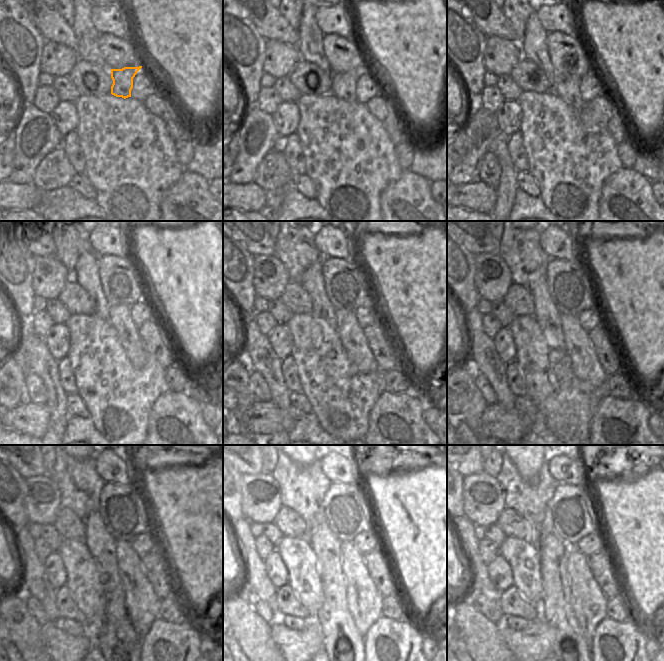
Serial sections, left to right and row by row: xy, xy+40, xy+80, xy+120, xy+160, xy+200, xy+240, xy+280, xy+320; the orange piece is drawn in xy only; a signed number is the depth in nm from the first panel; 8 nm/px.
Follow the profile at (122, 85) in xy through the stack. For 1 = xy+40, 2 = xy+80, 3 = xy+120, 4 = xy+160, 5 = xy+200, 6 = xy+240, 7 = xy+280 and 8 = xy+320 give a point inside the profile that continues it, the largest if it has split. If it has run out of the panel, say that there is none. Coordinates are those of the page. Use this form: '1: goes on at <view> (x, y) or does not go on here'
1: goes on at xy+40 (343, 86)
2: goes on at xy+80 (567, 88)
3: goes on at xy+120 (131, 341)
4: goes on at xy+160 (353, 340)
5: goes on at xy+200 (586, 366)
6: goes on at xy+240 (142, 604)
7: goes on at xy+280 (365, 602)
8: goes on at xy+320 (588, 601)

